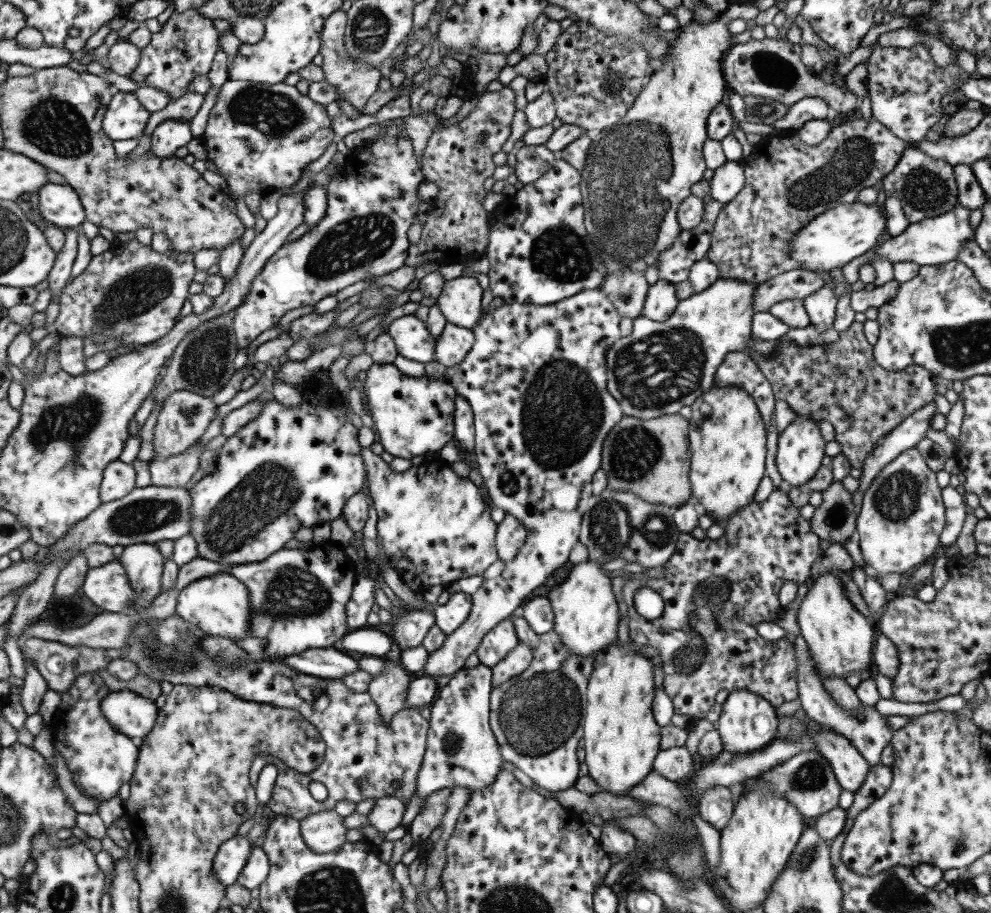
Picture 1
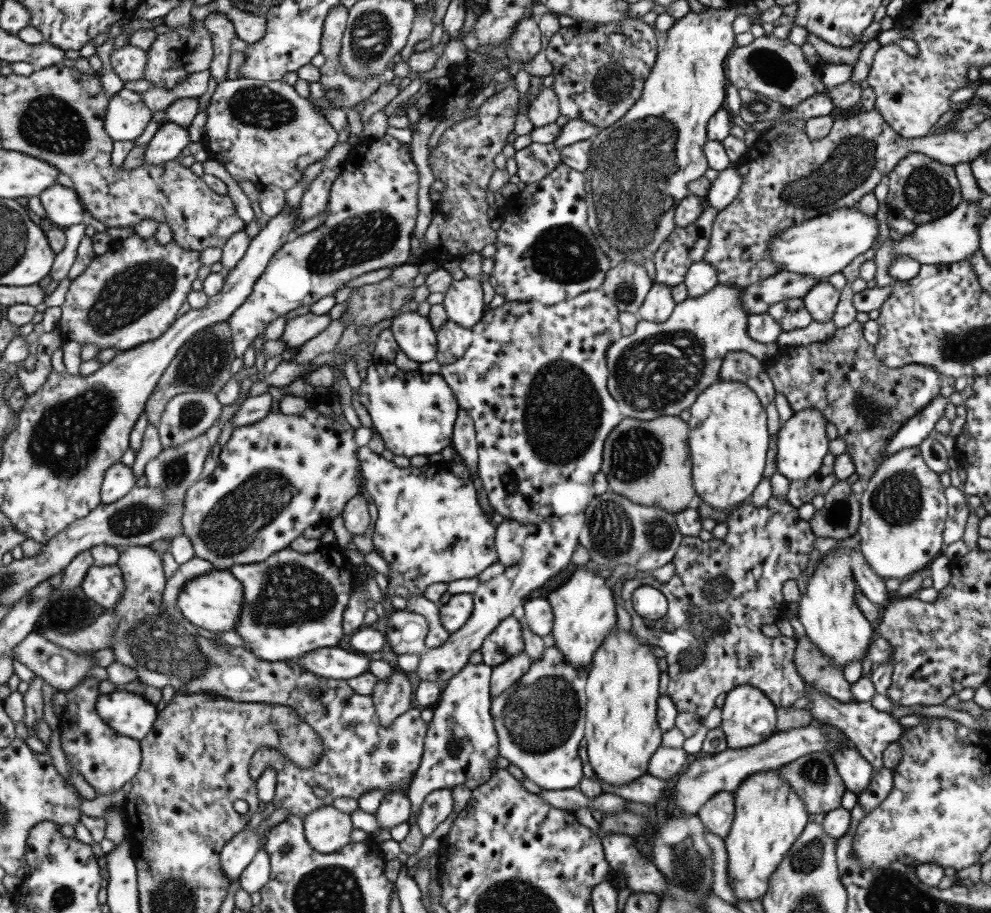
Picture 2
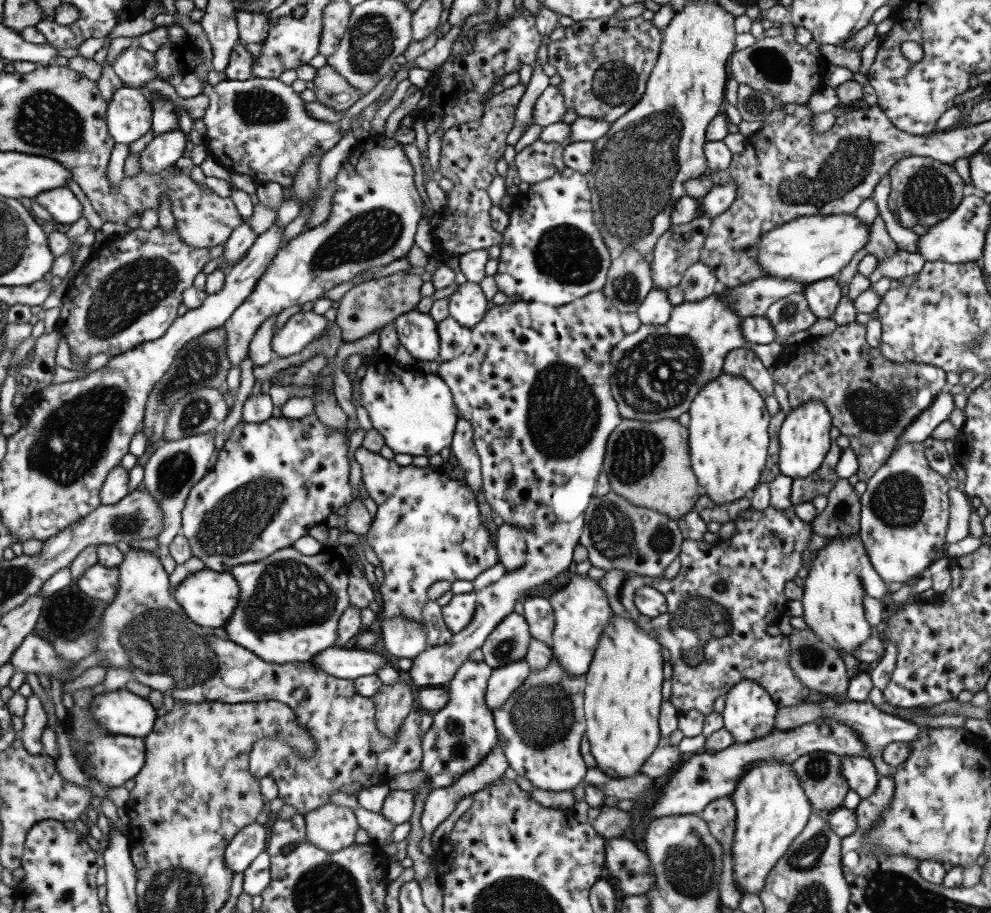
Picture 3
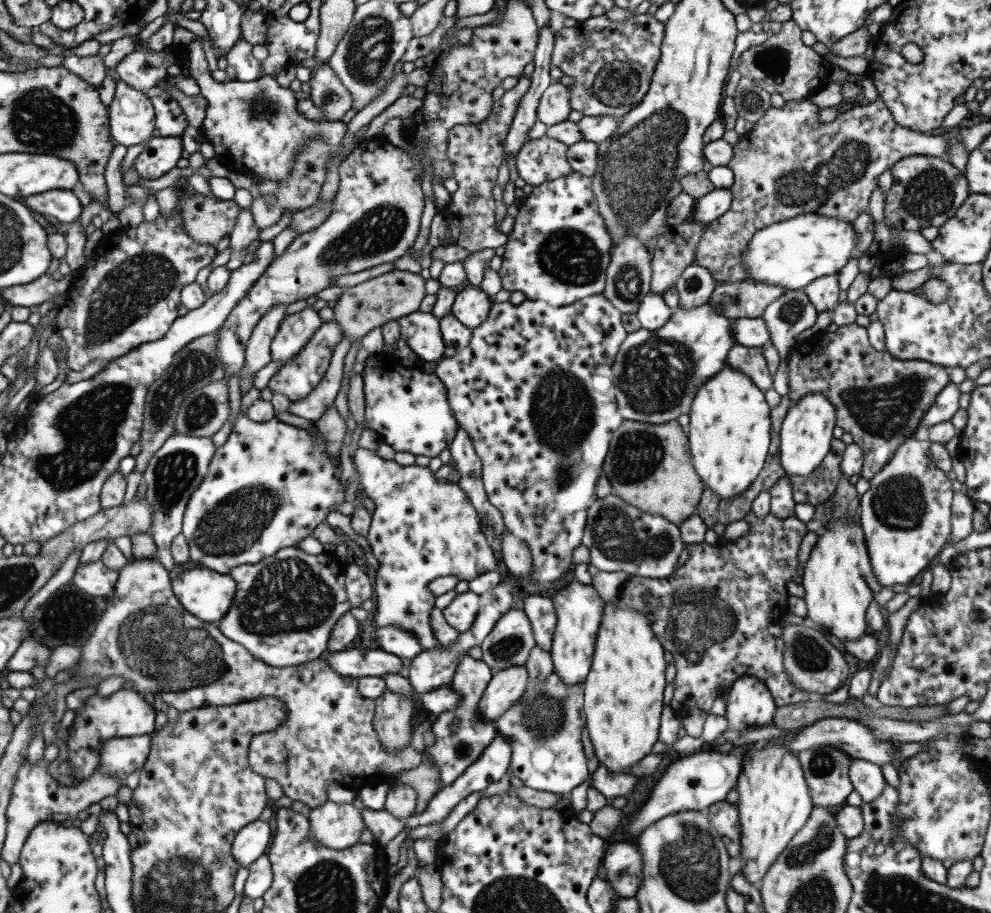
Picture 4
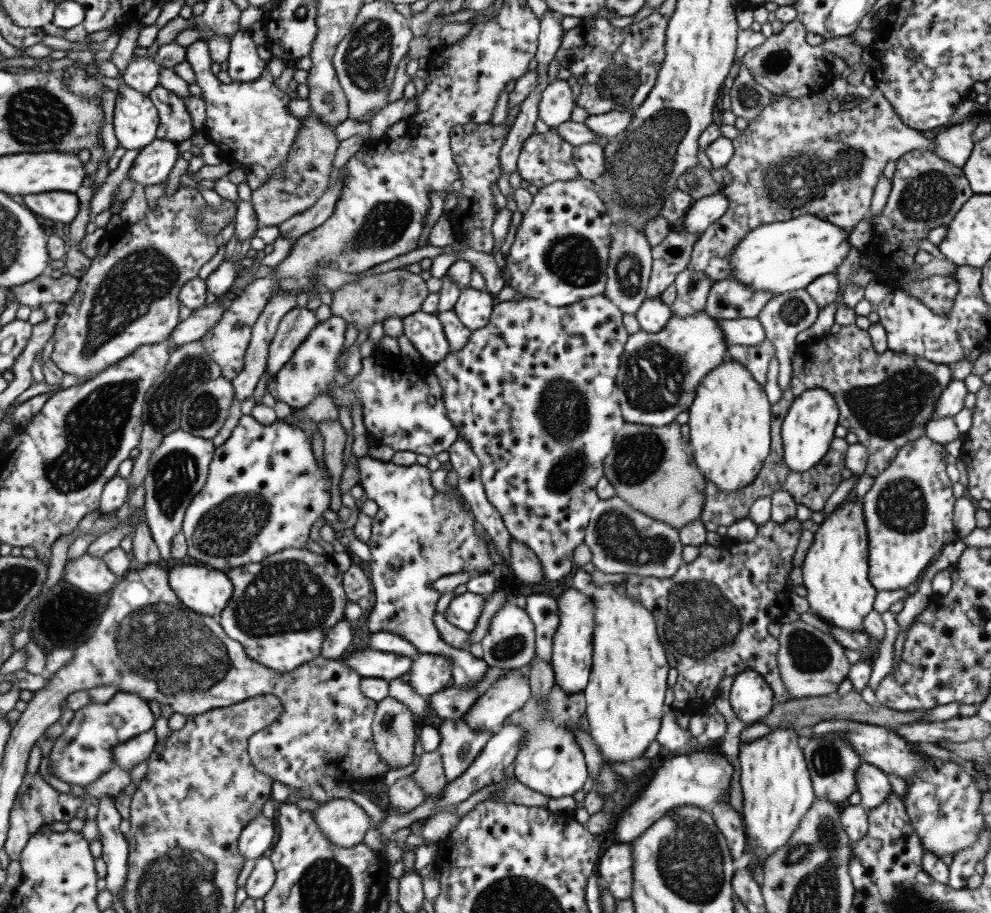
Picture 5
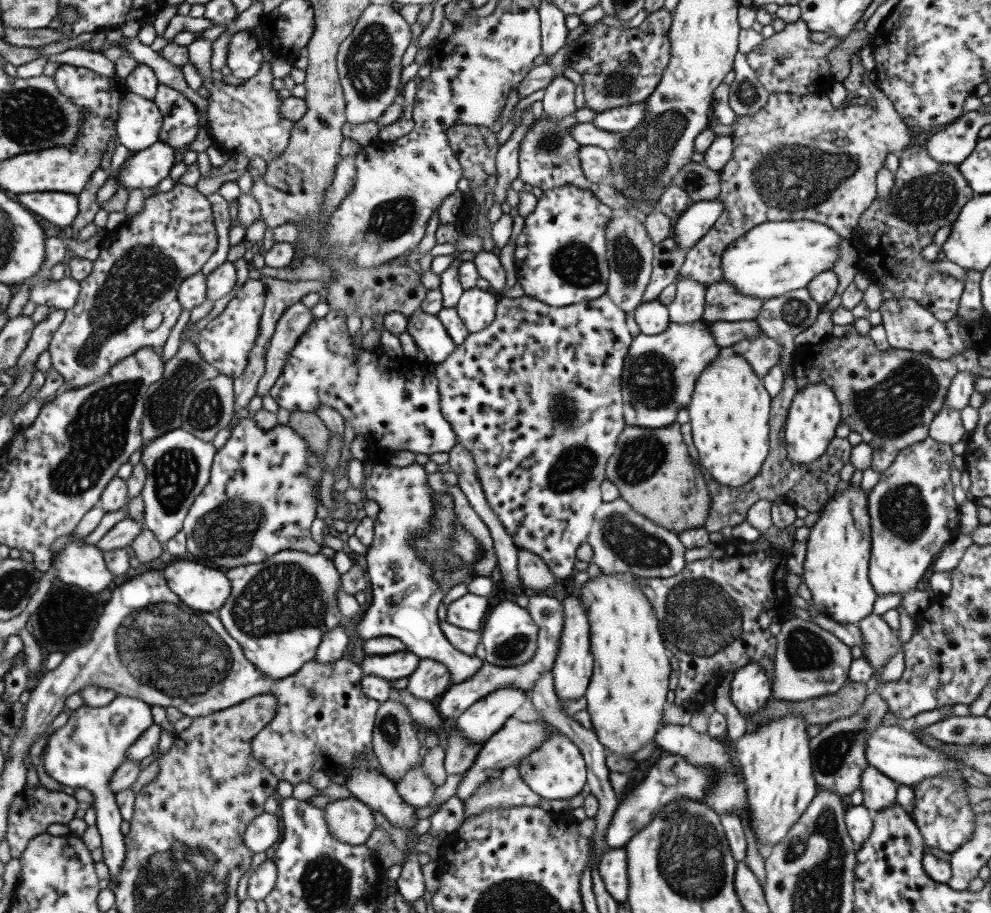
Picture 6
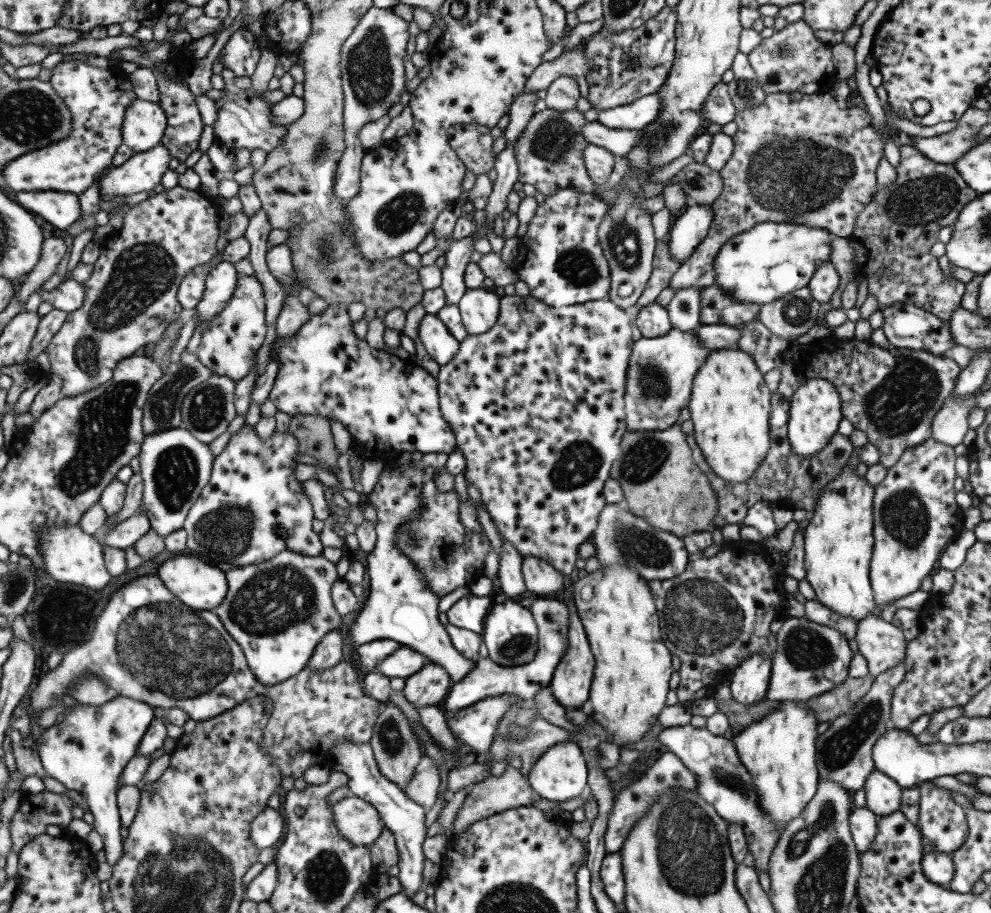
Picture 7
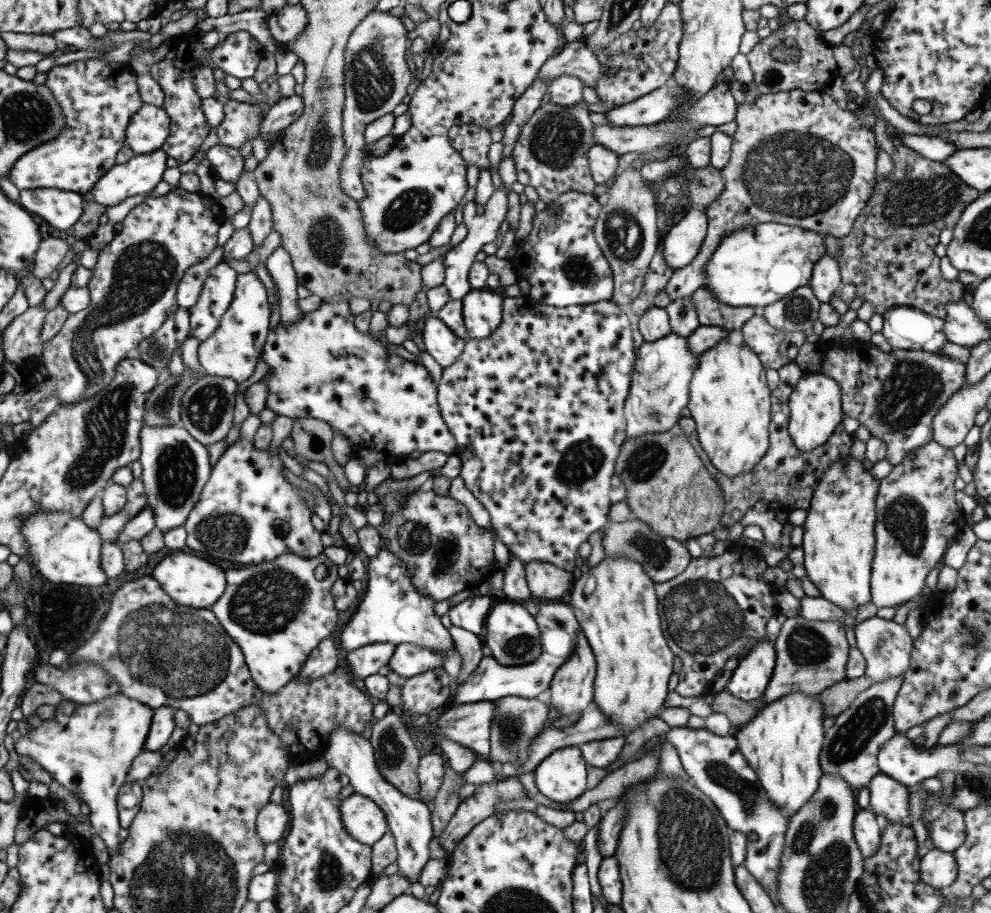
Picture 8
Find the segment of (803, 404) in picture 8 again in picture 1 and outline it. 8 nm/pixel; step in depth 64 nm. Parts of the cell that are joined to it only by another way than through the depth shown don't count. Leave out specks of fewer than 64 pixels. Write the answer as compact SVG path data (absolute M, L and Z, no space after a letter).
M797 415L787 427L783 428L783 432L776 438L774 464L785 487L801 486L818 472L824 458L825 443L819 433L817 421L807 415Z

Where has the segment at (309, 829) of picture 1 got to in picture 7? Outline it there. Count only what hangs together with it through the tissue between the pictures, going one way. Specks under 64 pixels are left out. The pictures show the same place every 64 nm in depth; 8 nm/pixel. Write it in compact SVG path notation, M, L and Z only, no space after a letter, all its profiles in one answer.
M353 794L331 805L333 821L343 839L356 845L369 845L384 829L377 809Z

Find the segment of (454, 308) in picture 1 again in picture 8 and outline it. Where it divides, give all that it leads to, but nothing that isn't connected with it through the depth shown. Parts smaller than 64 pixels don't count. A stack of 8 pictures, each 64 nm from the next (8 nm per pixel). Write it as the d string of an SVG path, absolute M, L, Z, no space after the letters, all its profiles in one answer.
M471 289L461 298L461 316L470 338L487 338L501 322L500 290Z

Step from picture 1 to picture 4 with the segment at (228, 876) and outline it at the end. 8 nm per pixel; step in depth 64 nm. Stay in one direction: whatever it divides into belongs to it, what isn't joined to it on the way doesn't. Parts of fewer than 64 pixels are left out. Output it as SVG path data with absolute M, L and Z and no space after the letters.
M259 819L246 824L235 834L231 844L231 855L239 866L247 867L261 854L266 854L271 842L272 822Z

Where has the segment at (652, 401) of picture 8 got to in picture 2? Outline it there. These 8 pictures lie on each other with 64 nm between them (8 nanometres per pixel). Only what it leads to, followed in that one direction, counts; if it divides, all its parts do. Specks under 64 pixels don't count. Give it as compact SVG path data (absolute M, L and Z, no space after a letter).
M717 283L703 296L678 302L665 322L653 323L638 319L635 330L629 336L622 336L610 344L606 350L606 389L615 399L623 417L649 421L659 416L678 416L681 410L691 406L701 391L717 381L721 361L727 353L745 351L763 364L775 360L775 354L780 348L776 342L761 344L747 336L749 314L743 310L739 302L741 289L743 287Z

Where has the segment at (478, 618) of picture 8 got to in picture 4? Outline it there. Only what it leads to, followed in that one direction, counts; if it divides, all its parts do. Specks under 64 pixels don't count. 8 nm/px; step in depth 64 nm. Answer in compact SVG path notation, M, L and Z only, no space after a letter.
M473 592L456 594L455 598L442 609L442 615L449 626L465 632L471 628L471 622L477 614L478 595Z

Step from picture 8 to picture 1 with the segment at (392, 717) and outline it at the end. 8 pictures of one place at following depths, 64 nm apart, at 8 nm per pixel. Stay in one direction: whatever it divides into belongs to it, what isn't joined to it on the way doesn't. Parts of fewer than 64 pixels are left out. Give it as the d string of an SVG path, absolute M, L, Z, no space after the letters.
M383 658L381 674L371 675L367 684L367 694L376 704L384 724L390 722L395 712L405 709L405 694L409 684L405 671L401 665Z

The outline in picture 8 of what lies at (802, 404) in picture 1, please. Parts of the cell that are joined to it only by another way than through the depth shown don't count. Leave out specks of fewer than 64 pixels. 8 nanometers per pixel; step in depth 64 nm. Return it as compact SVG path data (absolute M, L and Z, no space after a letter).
M868 341L853 344L834 343L823 352L823 362L813 373L823 373L839 385L840 407L844 416L856 418L865 426L871 437L883 440L886 460L891 465L900 464L907 451L924 446L931 440L931 420L939 407L965 382L965 364L939 353L893 349L881 352Z

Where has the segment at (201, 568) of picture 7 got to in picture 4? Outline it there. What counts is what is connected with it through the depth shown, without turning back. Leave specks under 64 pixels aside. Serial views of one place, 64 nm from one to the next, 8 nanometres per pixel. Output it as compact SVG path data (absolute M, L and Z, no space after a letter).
M203 566L175 573L173 577L170 577L170 586L173 595L188 613L191 613L193 617L197 617L200 621L215 624L218 624L219 619L227 613L235 593L235 584L228 574L219 574Z

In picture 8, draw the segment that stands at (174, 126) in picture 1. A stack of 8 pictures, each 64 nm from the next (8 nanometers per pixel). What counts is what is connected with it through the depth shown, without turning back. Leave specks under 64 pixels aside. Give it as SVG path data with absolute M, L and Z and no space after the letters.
M159 149L149 154L134 154L127 162L116 163L91 187L91 200L107 207L129 196L145 195L161 182L161 174L167 168L166 158Z

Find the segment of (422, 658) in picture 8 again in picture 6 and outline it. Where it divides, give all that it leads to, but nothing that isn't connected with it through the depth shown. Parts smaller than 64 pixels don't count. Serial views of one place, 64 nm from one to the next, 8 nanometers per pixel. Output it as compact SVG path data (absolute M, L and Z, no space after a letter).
M405 649L391 654L362 656L359 667L365 675L378 676L391 682L397 678L408 677L419 664L419 660L415 653Z

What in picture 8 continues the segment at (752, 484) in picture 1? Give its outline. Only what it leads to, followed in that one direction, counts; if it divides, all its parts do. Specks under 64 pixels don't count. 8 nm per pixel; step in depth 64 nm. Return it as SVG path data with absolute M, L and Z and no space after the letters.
M725 338L699 355L690 377L686 407L695 423L700 448L723 476L746 474L767 452L770 390L761 361L747 345L731 344Z

